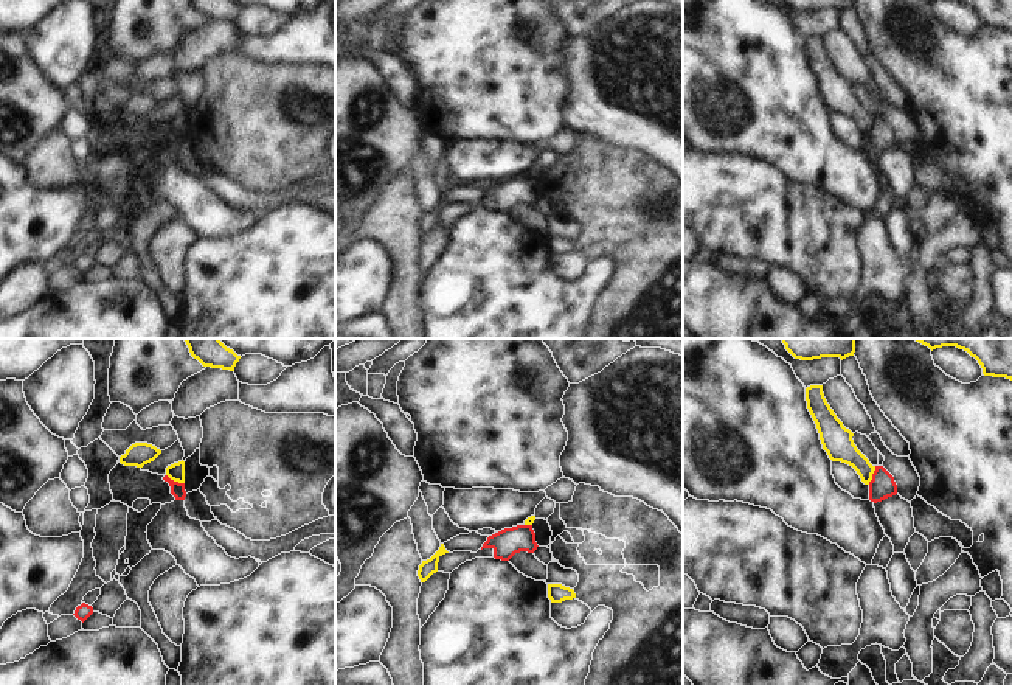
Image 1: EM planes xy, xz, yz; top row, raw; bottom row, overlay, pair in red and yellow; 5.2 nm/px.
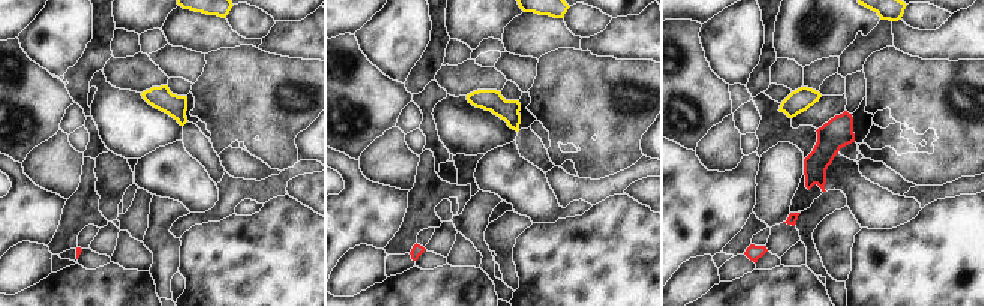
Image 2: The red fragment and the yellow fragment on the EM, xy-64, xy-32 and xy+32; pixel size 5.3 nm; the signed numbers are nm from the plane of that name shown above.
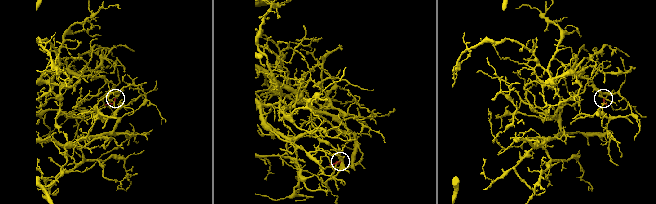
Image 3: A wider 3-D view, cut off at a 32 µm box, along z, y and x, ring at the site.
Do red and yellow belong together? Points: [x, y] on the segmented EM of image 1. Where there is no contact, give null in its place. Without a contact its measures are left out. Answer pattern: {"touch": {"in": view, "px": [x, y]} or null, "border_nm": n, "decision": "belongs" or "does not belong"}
{"touch": {"in": "xy", "px": [176, 482]}, "border_nm": 110, "decision": "does not belong"}

